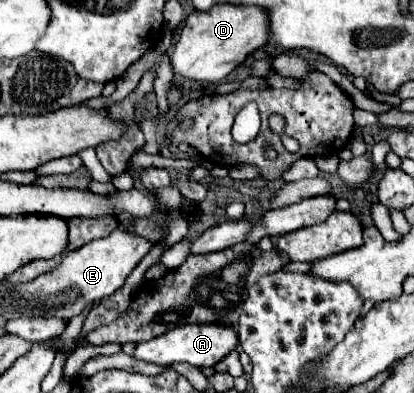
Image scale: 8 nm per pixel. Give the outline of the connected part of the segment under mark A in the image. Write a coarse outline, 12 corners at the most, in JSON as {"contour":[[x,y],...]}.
{"contour":[[187,324],[137,344],[157,366],[211,368],[237,348],[233,328]]}

